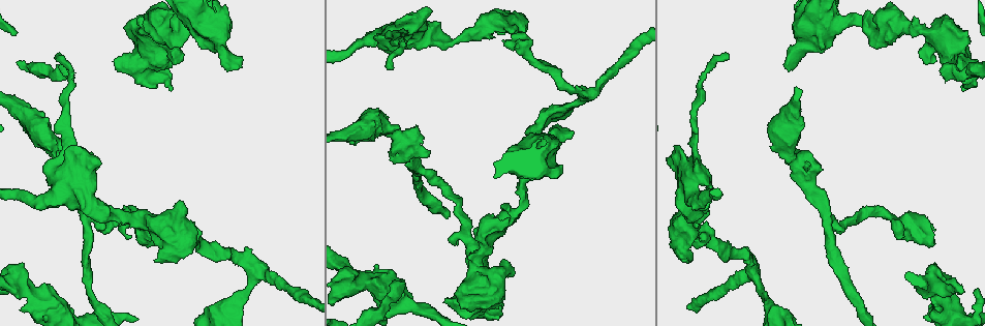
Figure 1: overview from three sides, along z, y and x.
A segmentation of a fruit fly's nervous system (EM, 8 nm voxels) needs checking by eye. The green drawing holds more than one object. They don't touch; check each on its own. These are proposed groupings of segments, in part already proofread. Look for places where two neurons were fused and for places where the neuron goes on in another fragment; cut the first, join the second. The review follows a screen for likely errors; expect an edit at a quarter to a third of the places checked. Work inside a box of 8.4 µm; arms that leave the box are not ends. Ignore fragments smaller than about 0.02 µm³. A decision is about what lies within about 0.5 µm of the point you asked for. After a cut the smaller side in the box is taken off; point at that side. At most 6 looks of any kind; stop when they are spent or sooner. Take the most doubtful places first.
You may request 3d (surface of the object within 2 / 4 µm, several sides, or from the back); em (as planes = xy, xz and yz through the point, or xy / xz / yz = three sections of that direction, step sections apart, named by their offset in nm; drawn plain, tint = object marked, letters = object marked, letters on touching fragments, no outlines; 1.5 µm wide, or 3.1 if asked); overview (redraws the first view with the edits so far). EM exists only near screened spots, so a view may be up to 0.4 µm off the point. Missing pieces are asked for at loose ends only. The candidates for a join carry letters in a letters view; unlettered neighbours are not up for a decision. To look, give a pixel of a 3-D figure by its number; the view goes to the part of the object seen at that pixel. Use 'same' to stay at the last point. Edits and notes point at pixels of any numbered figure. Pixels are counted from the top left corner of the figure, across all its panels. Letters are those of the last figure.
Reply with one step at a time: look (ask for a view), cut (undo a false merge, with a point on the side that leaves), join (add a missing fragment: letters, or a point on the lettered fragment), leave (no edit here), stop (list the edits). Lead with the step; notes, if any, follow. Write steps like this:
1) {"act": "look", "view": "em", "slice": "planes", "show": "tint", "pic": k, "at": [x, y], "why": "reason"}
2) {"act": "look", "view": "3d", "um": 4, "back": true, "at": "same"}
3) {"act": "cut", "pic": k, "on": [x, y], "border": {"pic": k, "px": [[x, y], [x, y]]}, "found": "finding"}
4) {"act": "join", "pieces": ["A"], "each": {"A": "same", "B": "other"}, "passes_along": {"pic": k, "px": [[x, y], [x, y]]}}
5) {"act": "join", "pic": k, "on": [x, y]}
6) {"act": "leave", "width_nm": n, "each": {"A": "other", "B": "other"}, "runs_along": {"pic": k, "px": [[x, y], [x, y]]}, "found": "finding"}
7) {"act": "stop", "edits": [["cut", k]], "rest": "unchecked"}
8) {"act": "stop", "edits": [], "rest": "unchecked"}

{"act": "look", "view": "3d", "um": 4, "pic": 1, "at": [568, 128], "why": "an open end"}

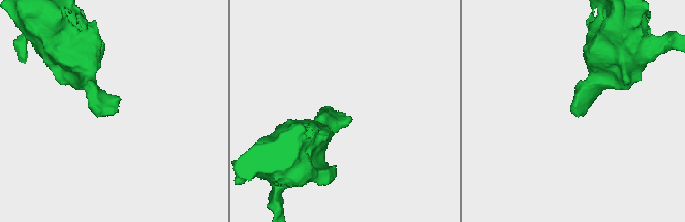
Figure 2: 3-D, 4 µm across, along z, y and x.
{"act": "look", "view": "em", "slice": "xy", "step": 4, "show": "letters", "pic": 2, "at": [113, 113]}

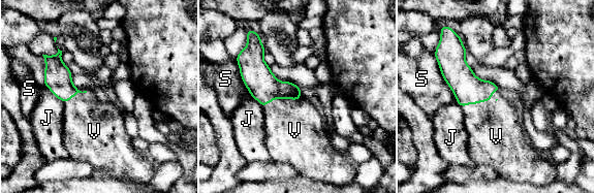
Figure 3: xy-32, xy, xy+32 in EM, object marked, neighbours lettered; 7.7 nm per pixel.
{"act": "join", "pieces": ["V"], "each": {"J": "other", "S": "other", "V": "same"}, "passes_along": {"pic": 3, "px": [[263, 86], [281, 98], [292, 128]]}, "found": "the neuron continues"}

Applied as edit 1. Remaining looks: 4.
{"act": "look", "view": "overview"}

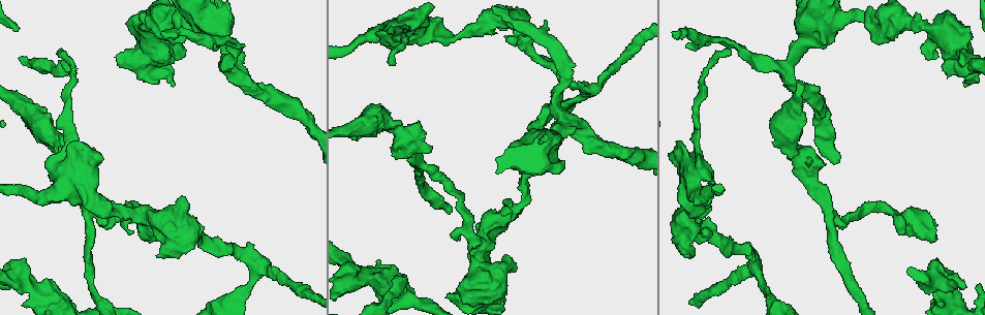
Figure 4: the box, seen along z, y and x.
{"act": "look", "view": "3d", "um": 2, "pic": 4, "at": [421, 163], "why": "arms part here"}

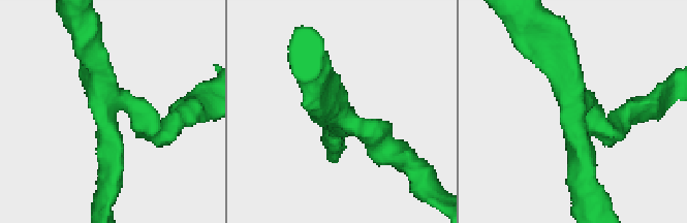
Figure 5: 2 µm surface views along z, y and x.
{"act": "look", "view": "em", "slice": "planes", "show": "letters", "pic": 5, "at": [573, 93], "arms": 3, "arm_widths_nm": [220, 220, 280]}

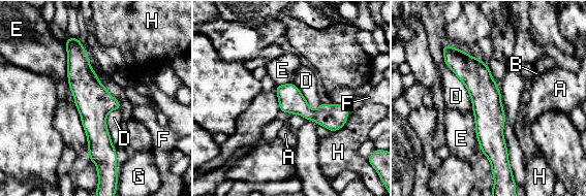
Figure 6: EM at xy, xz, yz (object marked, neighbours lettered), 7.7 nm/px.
{"act": "leave", "each": {"A": "other", "B": "other", "D": "other", "E": "other", "F": "other", "G": "other", "H": "other"}, "border": {"pic": 6, "px": [[444, 62], [467, 90], [473, 113]]}, "found": "one neuron here"}

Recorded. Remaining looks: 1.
{"act": "stop", "edits": [["join", 3]], "rest": "unchecked"}

